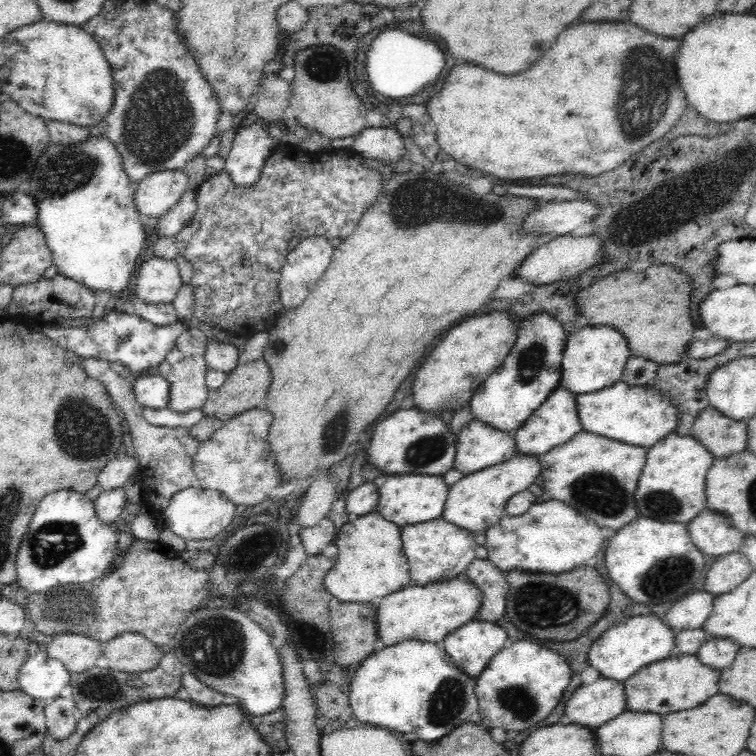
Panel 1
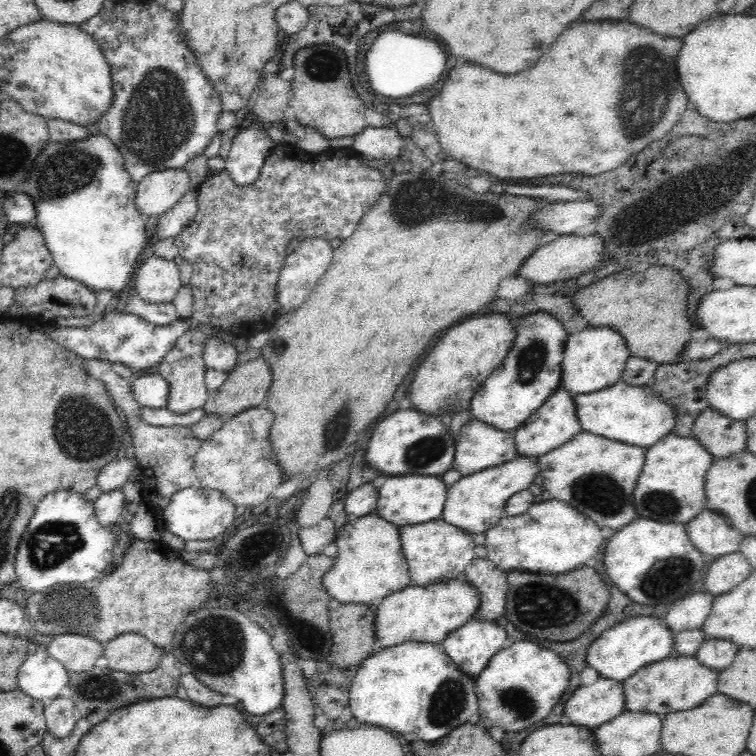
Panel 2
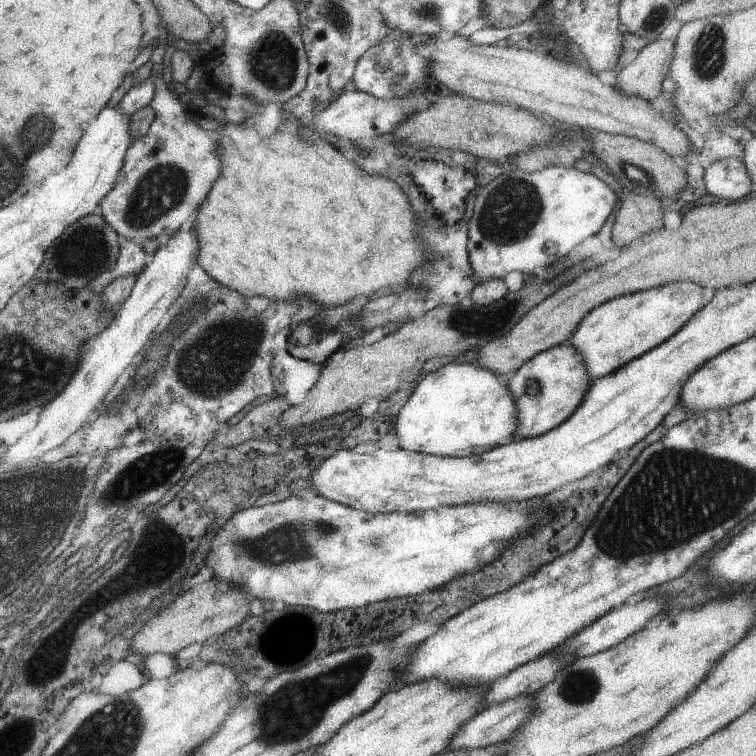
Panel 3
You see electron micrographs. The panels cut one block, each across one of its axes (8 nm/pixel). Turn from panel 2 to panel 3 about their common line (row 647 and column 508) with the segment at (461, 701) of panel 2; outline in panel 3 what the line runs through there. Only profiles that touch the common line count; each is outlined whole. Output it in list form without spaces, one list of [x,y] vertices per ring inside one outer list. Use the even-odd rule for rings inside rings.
[[[449,362],[425,374],[393,421],[393,432],[399,438],[400,448],[445,457],[466,457],[479,451],[493,450],[515,440],[513,432],[517,416],[513,396],[509,396],[509,390],[505,388],[507,382],[499,381],[498,377],[495,372],[489,372],[489,368],[479,368],[473,363],[464,362],[461,364]]]

